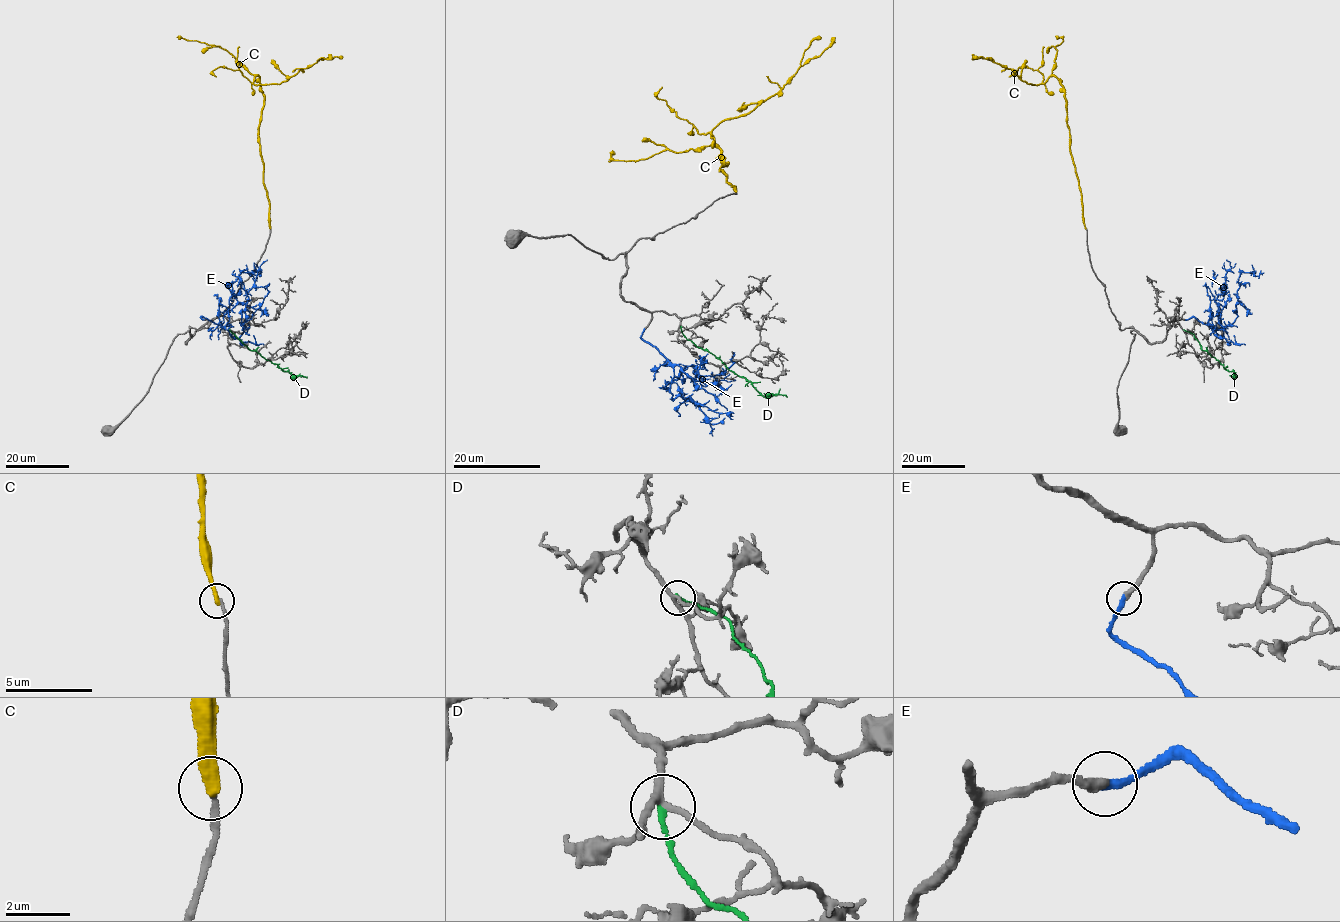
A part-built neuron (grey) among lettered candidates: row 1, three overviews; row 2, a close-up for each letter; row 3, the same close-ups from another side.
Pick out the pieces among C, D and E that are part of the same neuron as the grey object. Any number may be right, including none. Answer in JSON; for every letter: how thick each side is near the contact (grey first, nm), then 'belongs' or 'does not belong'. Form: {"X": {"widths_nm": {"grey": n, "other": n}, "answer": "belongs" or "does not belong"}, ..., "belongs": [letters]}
{"C": {"widths_nm": {"grey": 170, "other": 340}, "answer": "does not belong"}, "D": {"widths_nm": {"grey": 200, "other": 150}, "answer": "does not belong"}, "E": {"widths_nm": {"grey": 320, "other": 260}, "answer": "belongs"}, "belongs": ["E"]}

